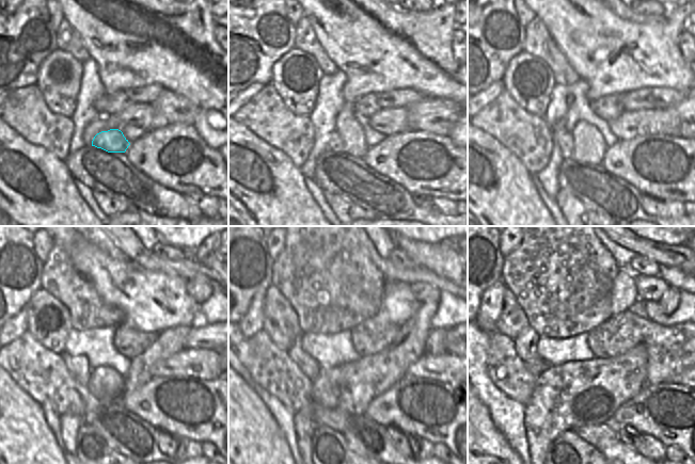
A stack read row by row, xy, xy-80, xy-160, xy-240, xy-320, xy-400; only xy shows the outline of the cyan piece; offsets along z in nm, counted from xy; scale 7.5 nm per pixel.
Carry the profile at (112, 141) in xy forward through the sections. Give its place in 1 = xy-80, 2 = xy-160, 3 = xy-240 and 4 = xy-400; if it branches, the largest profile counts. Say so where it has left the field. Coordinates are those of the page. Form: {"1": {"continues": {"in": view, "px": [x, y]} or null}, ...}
{"1": {"continues": {"in": "xy-80", "px": [335, 144]}}, "2": {"continues": {"in": "xy-160", "px": [561, 134]}}, "3": {"continues": {"in": "xy-240", "px": [78, 367]}}, "4": {"continues": {"in": "xy-400", "px": [525, 344]}}}

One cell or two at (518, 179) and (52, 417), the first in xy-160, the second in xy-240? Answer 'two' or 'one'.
two

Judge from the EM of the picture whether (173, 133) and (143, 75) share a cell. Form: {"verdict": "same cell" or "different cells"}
{"verdict": "different cells"}

